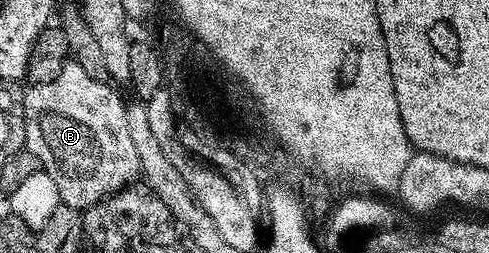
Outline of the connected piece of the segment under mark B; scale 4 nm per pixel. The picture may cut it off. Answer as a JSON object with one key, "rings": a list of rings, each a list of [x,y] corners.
{"rings":[[[67,61],[48,84],[26,88],[25,147],[37,157],[40,168],[57,181],[62,206],[92,207],[140,178],[141,161],[126,123],[127,105],[114,89],[110,82],[89,77],[74,61]]]}

